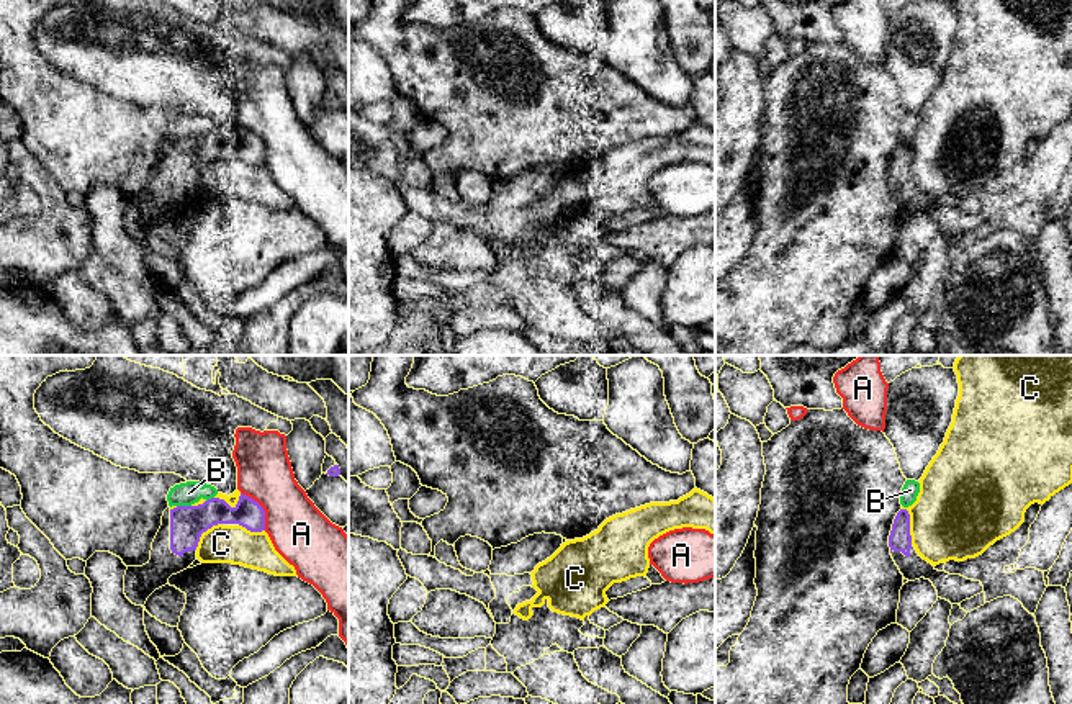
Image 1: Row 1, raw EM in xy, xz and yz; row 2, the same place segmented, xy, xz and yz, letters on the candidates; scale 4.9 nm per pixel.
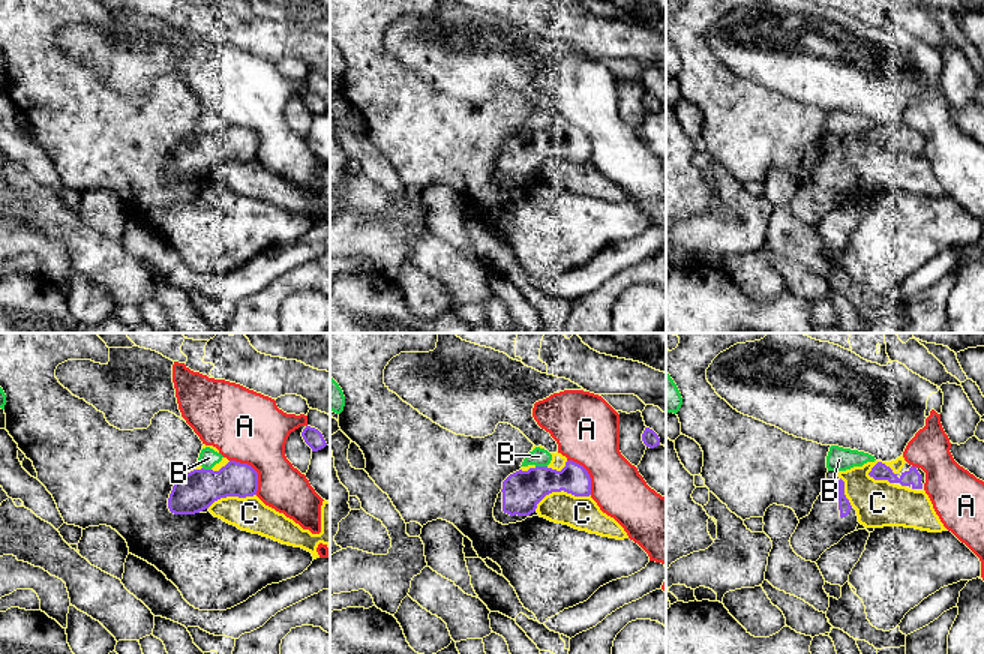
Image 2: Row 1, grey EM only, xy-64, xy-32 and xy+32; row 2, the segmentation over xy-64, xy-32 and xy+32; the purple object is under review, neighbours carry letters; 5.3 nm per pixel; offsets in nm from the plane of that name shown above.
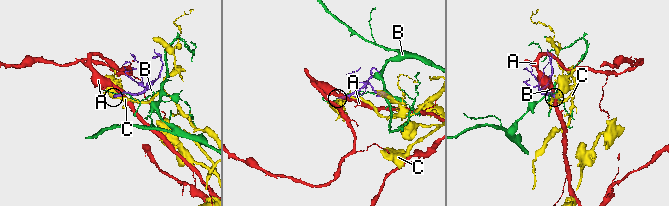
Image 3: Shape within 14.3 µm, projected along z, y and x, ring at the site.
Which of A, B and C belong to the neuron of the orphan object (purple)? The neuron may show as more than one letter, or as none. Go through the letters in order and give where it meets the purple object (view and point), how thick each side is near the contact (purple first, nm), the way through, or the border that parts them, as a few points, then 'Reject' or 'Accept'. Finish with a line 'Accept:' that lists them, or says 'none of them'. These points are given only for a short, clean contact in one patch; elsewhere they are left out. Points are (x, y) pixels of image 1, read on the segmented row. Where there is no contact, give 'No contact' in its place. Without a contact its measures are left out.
A: Touches purple at xy (262, 508). Thickness 140 nm (purple) against 300 nm. Reject
B: Touches purple at xy (184, 506). Thickness 180 nm (purple) against 120 nm. Reject
C: Touches purple at yz (909, 526). Thickness 110 nm (purple) against 440 nm. Reject
Accept: none of them

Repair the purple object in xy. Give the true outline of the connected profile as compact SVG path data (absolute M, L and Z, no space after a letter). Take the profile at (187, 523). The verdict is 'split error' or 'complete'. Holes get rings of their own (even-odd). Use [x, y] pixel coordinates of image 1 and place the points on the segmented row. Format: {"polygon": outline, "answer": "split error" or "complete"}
{"polygon": "M242 493L234 508L219 498L198 506L167 508L152 542L151 560L142 566L126 570L126 598L136 606L144 606L155 589L169 584L172 575L193 565L201 534L218 524L239 524L250 532L262 532L265 530L265 511Z", "answer": "split error"}

